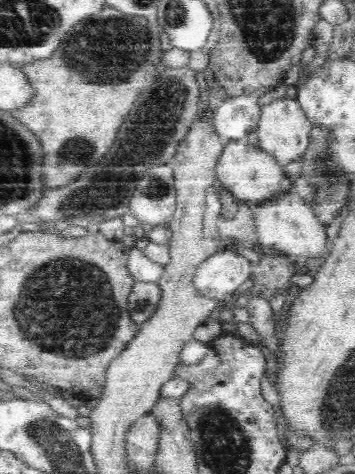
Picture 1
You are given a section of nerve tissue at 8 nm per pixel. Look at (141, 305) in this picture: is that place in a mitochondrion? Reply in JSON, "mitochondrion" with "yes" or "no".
{"mitochondrion":"yes"}

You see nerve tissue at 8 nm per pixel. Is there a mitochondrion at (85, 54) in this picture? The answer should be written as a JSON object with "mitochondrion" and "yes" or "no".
{"mitochondrion":"yes"}

